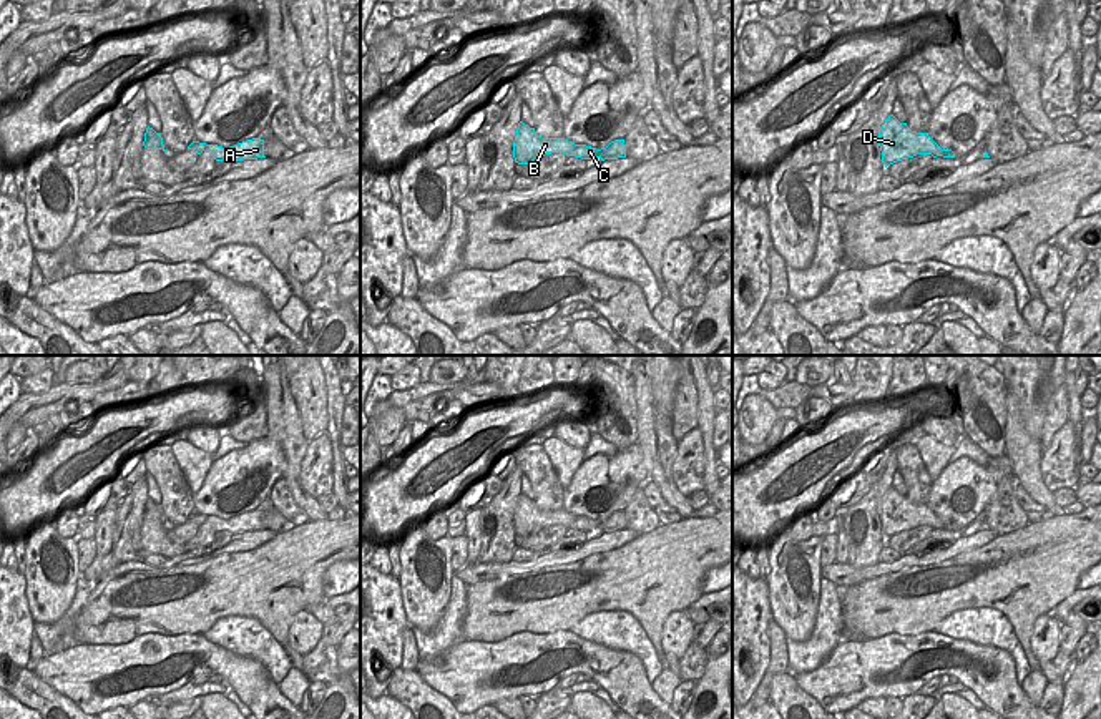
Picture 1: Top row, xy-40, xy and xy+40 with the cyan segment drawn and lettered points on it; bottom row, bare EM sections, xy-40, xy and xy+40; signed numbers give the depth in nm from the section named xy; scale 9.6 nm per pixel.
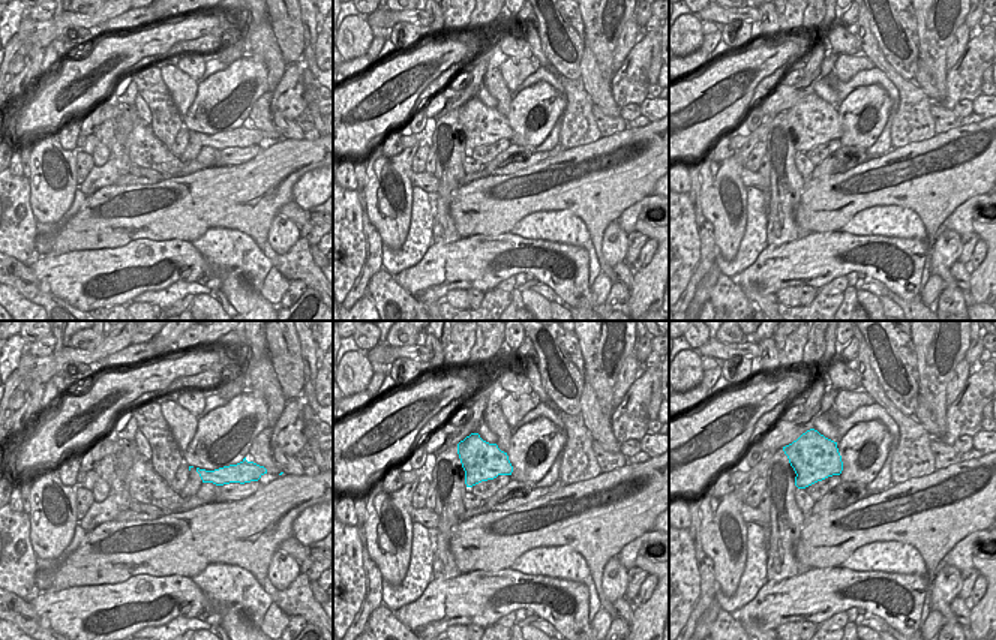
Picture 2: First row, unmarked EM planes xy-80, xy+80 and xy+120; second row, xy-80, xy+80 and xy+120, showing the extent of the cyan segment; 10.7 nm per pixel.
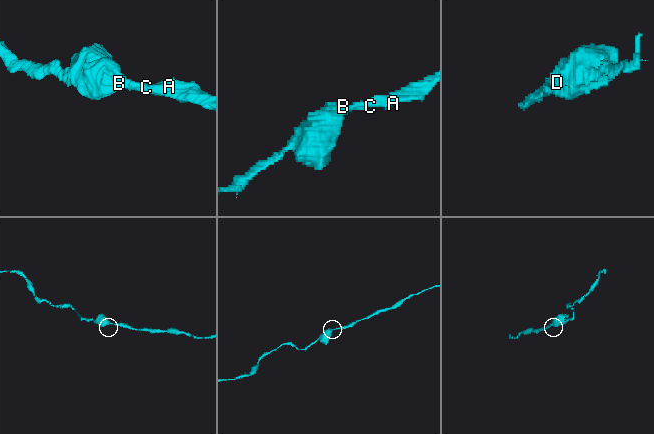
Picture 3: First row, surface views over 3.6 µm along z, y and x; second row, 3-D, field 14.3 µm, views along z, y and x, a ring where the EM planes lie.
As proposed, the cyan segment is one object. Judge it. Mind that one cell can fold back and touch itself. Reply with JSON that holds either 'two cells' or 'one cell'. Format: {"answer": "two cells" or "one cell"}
{"answer": "one cell"}

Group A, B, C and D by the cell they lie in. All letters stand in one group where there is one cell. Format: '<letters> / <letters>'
A B C D

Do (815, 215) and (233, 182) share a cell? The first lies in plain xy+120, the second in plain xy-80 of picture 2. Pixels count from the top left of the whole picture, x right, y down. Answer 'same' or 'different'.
same

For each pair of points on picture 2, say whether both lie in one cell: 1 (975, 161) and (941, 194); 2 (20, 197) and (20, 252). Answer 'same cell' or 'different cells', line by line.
1: same cell
2: same cell

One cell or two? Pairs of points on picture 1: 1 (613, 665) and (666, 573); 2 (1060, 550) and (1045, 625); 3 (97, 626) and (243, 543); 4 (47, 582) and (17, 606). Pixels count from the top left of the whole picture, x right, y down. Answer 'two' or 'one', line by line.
1: two
2: two
3: two
4: two

